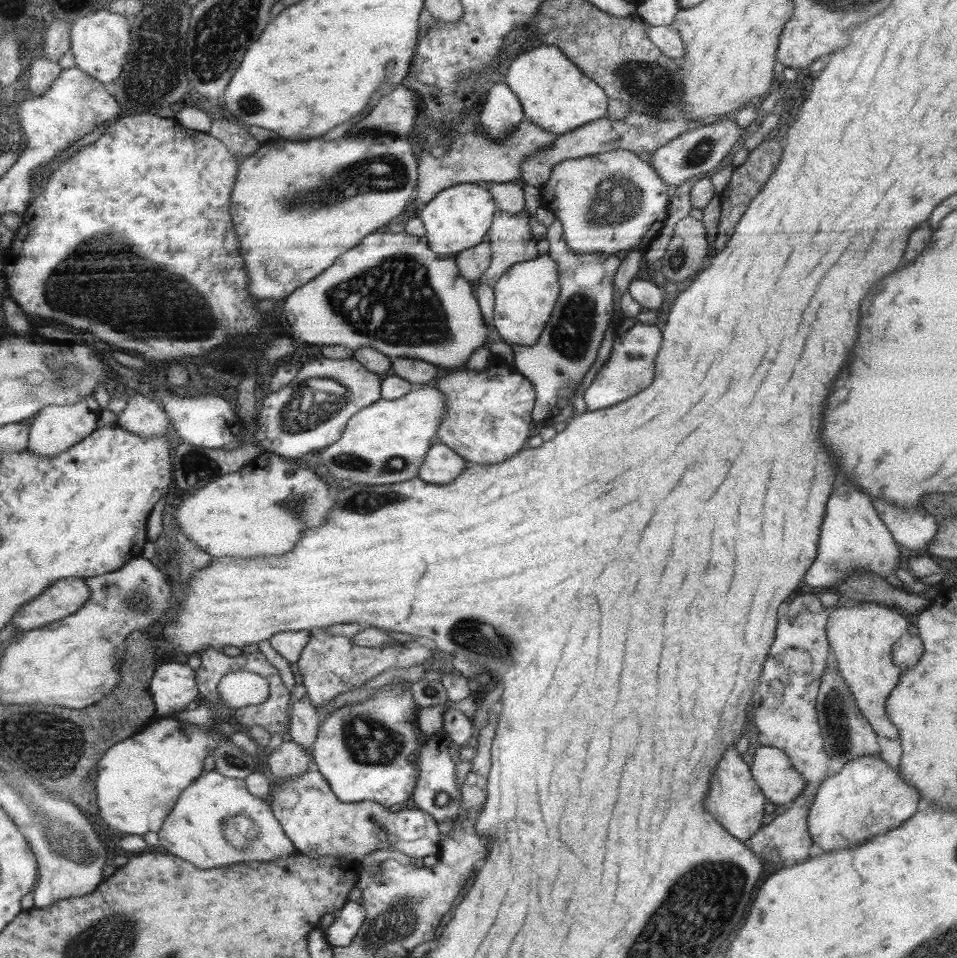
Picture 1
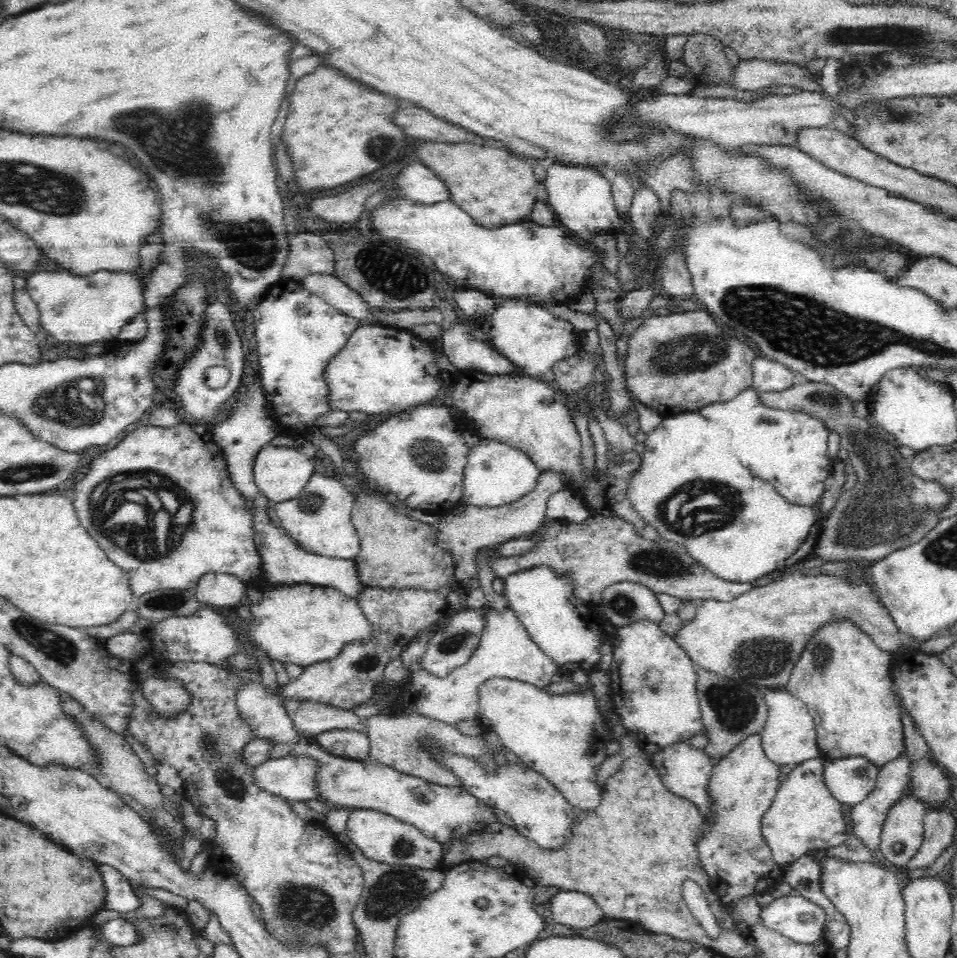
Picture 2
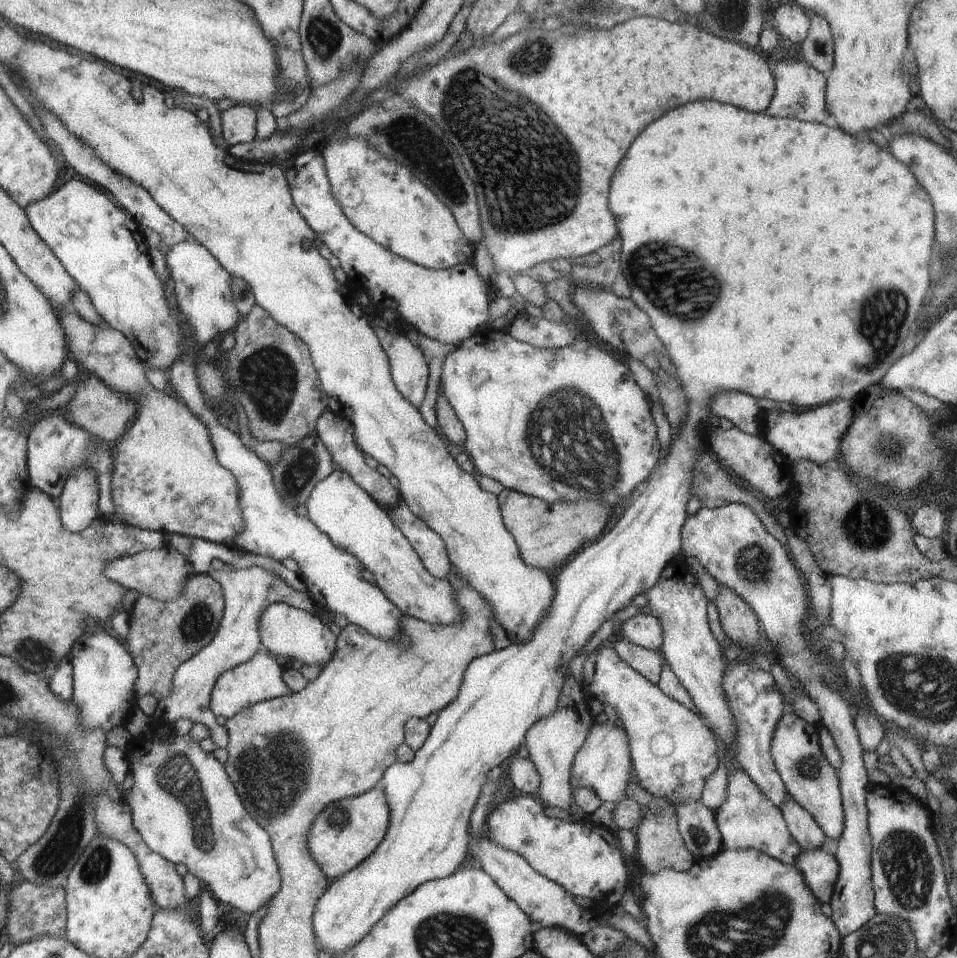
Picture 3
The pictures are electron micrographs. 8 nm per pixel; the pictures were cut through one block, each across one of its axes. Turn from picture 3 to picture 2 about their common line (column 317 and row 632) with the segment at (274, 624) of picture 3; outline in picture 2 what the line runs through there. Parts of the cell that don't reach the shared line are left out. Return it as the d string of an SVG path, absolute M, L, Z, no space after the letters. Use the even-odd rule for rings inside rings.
M637 620L617 628L613 638L613 661L606 672L614 690L613 704L622 719L620 723L642 751L652 755L664 747L704 733L693 661L674 637L662 631L658 623ZM650 668L656 668L661 674L659 683L654 687L646 681L646 670Z

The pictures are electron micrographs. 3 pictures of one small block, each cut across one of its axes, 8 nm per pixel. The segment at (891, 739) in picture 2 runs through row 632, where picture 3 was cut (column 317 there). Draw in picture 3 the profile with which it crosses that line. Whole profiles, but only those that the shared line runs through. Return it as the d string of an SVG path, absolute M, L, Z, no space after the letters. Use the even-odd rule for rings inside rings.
M381 785L367 793L329 804L310 825L306 841L309 855L328 880L340 878L374 852L386 834L388 819L388 803Z

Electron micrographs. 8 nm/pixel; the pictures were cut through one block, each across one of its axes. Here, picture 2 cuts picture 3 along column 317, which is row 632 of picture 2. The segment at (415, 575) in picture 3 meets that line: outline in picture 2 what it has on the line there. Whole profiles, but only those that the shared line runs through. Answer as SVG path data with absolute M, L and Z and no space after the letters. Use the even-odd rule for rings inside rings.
M510 606L502 612L495 608L485 607L480 615L486 617L486 628L482 632L480 644L474 650L472 658L455 668L444 678L430 674L430 672L416 667L412 670L408 684L397 692L395 704L391 714L395 716L408 716L408 714L421 714L432 720L439 720L446 724L456 726L460 720L474 720L479 709L479 686L488 679L506 677L520 680L544 689L550 684L552 676L563 674L560 668L540 647L532 640L519 618Z

